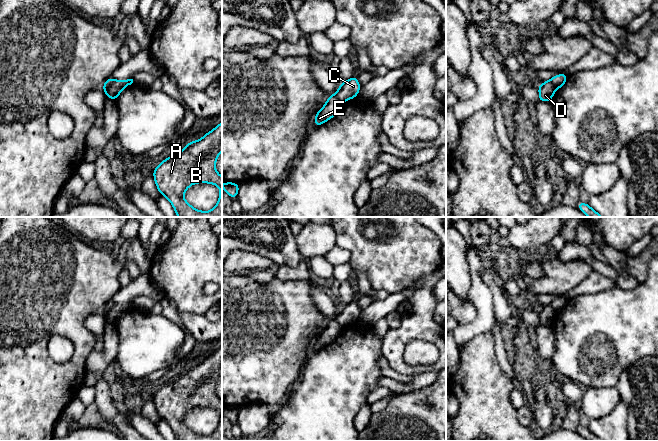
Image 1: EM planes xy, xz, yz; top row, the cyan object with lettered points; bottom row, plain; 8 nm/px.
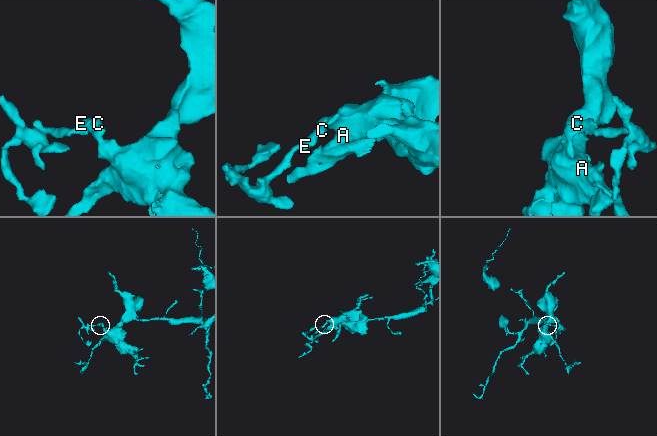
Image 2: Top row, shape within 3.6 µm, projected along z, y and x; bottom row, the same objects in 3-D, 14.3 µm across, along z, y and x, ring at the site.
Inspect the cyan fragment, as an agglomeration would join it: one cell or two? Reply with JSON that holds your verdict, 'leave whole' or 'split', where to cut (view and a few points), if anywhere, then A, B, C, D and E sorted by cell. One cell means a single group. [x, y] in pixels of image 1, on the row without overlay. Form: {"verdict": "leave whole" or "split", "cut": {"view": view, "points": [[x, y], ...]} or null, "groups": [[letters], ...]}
{"verdict": "split", "cut": {"view": "xy", "points": [[115, 304], [105, 316]]}, "groups": [["A", "B", "C", "D"], ["E"]]}

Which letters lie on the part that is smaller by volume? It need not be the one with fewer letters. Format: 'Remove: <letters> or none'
Remove: E

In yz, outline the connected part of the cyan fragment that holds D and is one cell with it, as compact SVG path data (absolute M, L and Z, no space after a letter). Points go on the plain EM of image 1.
M550 304L538 309L539 327L551 325L554 321L554 311Z

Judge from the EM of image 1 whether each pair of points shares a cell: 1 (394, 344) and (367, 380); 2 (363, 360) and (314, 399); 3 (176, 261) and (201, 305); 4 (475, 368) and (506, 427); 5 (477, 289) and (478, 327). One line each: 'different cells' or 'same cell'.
1: different cells
2: same cell
3: same cell
4: same cell
5: same cell

